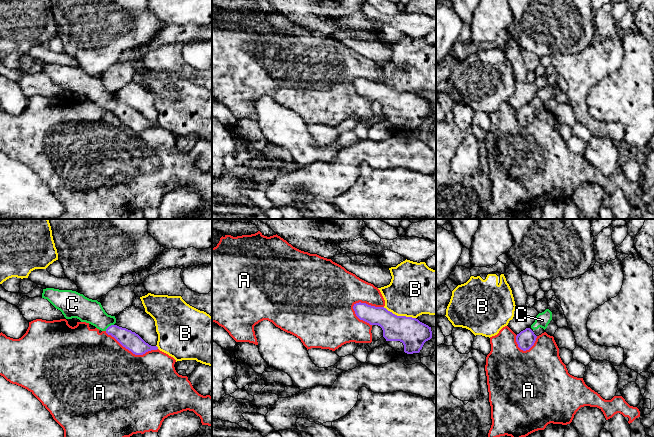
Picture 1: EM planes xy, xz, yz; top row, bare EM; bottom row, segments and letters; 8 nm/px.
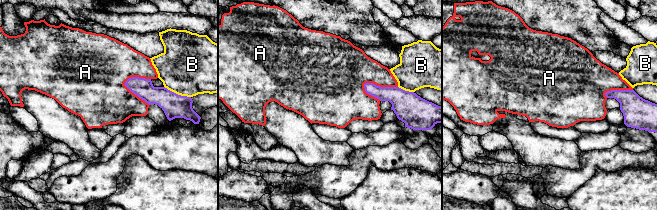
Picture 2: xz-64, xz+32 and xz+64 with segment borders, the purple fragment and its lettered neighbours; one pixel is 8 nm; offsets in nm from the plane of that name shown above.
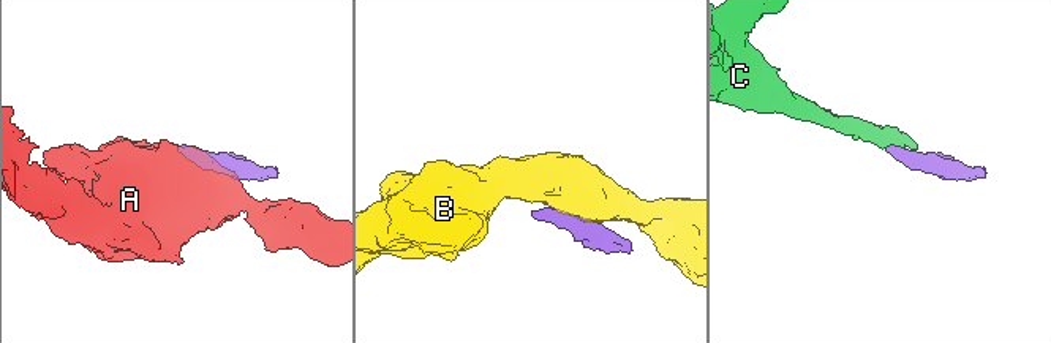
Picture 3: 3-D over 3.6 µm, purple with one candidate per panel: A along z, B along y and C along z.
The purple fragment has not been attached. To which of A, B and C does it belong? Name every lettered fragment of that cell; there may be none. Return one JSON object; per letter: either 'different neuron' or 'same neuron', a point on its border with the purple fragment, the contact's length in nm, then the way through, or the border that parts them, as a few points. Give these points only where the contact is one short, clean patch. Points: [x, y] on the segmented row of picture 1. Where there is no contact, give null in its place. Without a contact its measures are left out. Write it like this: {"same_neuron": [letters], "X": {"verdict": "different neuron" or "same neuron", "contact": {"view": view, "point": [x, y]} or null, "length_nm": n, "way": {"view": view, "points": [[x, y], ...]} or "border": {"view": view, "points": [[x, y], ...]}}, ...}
{"same_neuron": ["C"], "A": {"verdict": "different neuron", "contact": {"view": "xz", "point": [367, 304]}, "length_nm": 260}, "B": {"verdict": "different neuron", "contact": {"view": "xz", "point": [399, 316]}, "length_nm": 280, "border": {"view": "xz", "points": [[383, 307], [397, 315], [415, 318]]}}, "C": {"verdict": "same neuron", "contact": {"view": "xy", "point": [109, 326]}, "length_nm": 90, "way": {"view": "xy", "points": [[130, 340], [109, 326], [91, 311], [87, 310]]}}}

